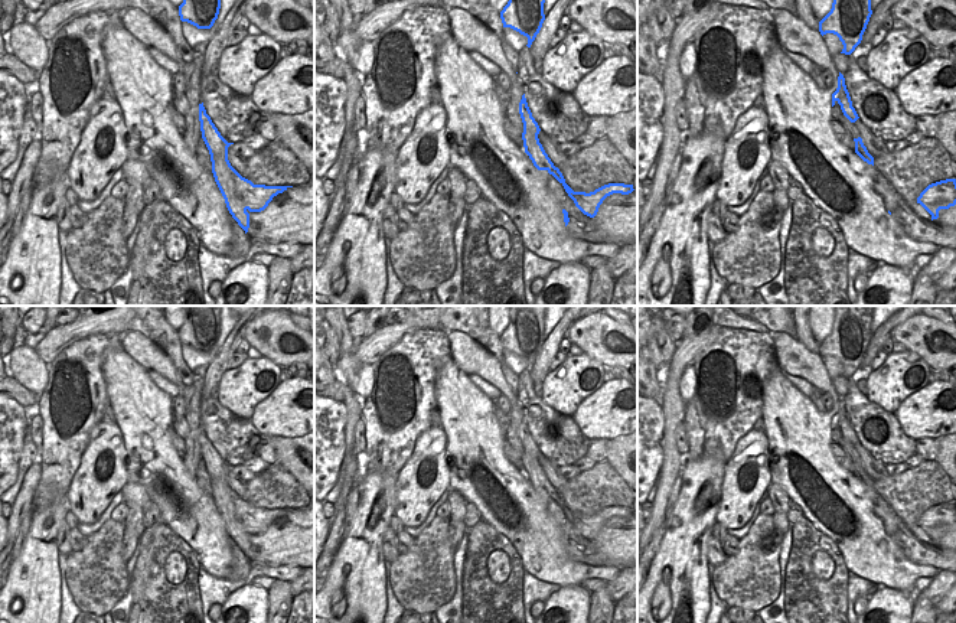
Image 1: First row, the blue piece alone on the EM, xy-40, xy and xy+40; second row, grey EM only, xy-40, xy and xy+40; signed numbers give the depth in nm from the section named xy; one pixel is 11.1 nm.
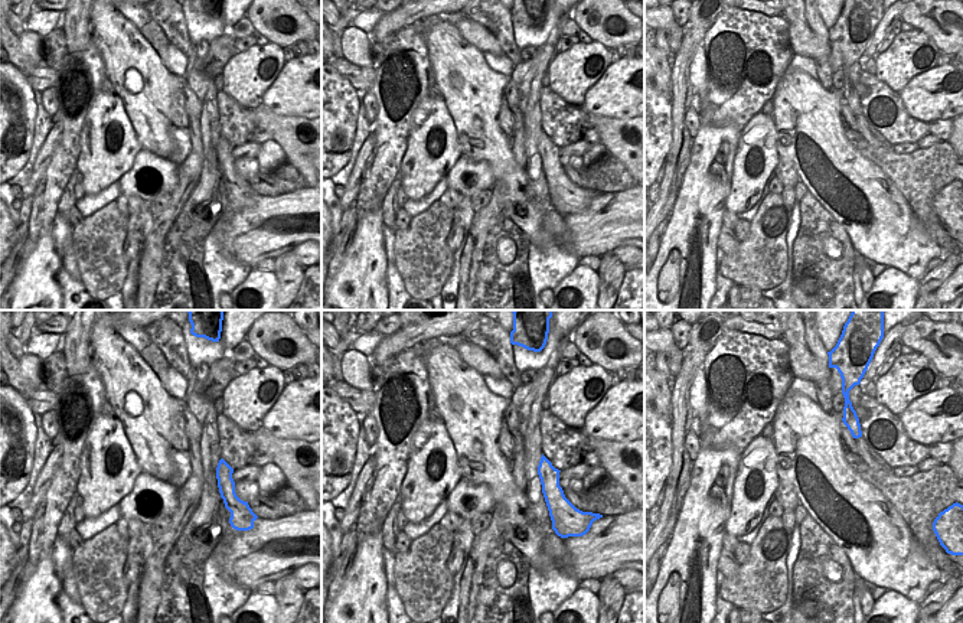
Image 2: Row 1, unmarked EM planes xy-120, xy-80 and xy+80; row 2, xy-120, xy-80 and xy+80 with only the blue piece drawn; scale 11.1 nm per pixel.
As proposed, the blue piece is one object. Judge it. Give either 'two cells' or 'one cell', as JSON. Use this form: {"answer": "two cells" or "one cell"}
{"answer": "two cells"}

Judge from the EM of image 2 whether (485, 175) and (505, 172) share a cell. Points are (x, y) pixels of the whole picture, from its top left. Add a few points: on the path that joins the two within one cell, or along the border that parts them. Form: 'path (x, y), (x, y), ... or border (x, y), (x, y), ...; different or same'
border (464, 155), (489, 165), (493, 175), (492, 188); different

